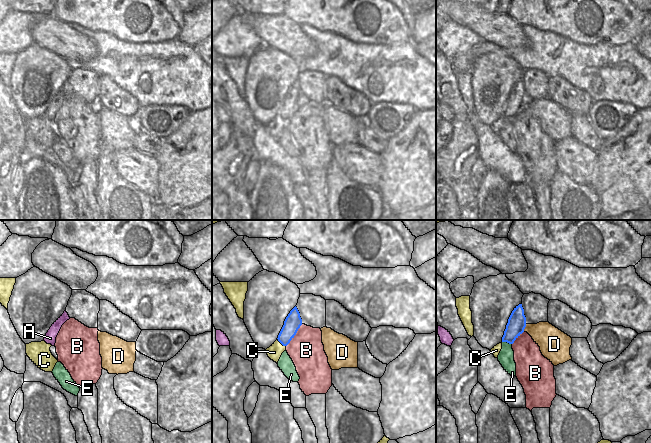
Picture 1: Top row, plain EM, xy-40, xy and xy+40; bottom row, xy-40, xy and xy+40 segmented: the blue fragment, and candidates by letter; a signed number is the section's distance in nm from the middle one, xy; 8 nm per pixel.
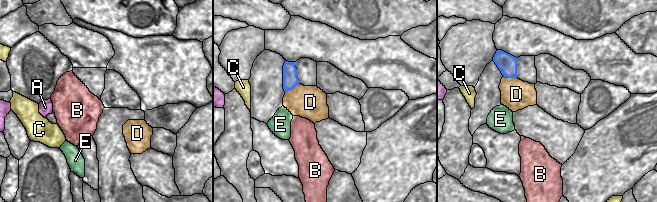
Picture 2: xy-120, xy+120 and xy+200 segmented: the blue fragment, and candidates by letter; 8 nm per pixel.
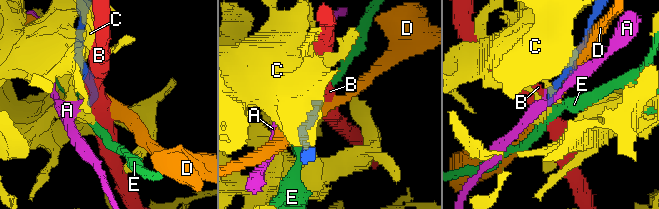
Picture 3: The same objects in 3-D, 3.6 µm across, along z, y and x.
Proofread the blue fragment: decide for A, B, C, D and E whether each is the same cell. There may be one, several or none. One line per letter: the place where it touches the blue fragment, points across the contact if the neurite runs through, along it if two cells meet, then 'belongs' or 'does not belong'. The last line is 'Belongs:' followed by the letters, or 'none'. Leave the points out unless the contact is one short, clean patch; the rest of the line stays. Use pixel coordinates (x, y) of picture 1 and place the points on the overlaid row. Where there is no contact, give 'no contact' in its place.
A: no contact | belongs
B: xy (295, 334) | along xy (302, 324), (286, 346) | does not belong
C: xy (281, 343) | does not belong
D: xy+40 (524, 328) | does not belong
E: xy+40 (507, 342) | along xy+40 (502, 341), (511, 344) | does not belong
Belongs: A

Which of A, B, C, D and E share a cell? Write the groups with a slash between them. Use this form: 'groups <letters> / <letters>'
groups A / B / C / D / E

